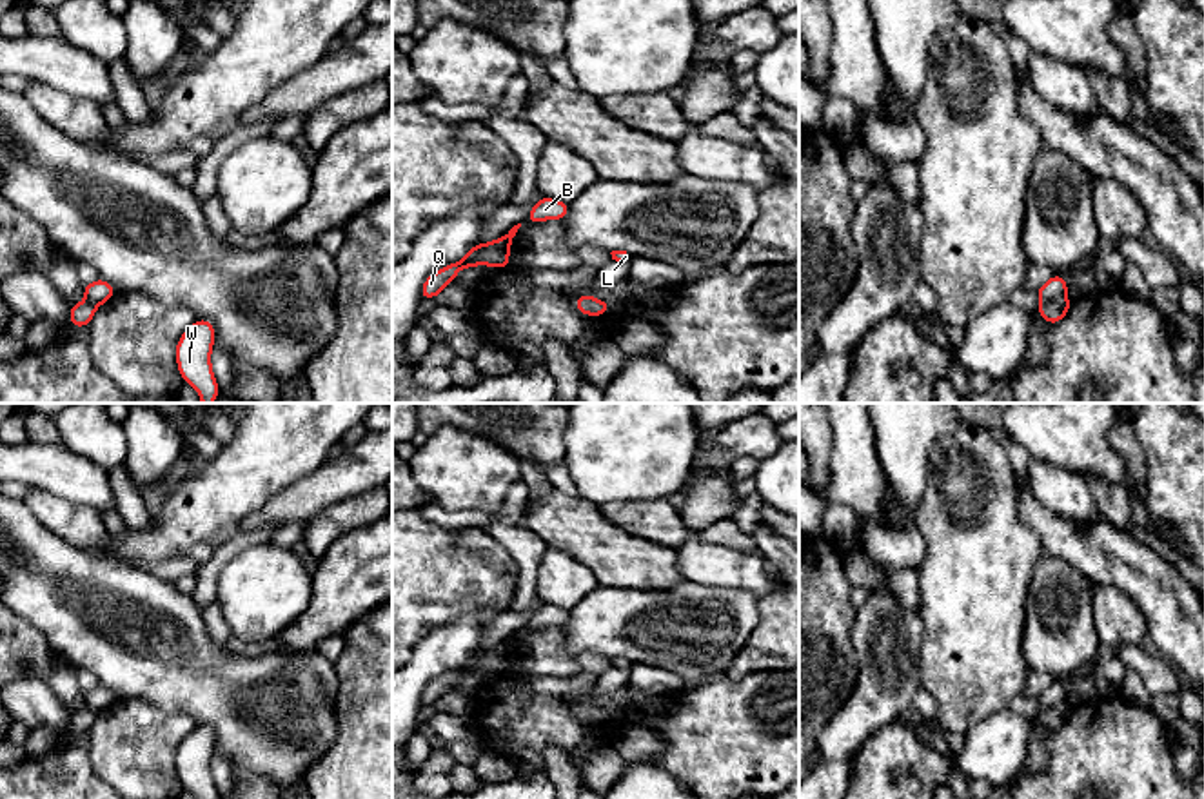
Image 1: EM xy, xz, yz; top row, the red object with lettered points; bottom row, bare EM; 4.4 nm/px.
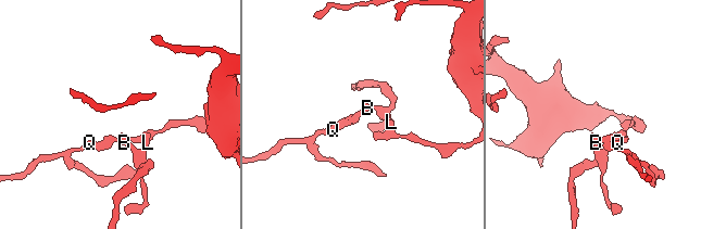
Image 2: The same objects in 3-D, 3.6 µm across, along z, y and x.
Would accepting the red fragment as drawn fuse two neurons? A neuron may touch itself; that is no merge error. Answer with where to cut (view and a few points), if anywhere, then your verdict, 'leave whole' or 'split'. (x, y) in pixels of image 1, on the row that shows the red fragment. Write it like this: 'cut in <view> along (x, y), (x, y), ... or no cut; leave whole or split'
cut in yz along (1065, 295), (1041, 304); split

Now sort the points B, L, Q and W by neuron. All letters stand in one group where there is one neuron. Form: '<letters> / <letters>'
B L W / Q

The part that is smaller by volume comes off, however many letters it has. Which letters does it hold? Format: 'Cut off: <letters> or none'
Cut off: Q

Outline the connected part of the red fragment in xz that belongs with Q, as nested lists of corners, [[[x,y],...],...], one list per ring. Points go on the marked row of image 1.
[[[498,240],[489,243],[476,243],[459,261],[445,265],[432,272],[421,285],[421,300],[436,298],[458,276],[461,269],[489,265],[503,269],[510,265],[508,252],[499,247]]]

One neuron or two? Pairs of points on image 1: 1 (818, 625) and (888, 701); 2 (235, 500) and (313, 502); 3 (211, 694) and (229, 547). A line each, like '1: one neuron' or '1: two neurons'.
1: two neurons
2: two neurons
3: two neurons

